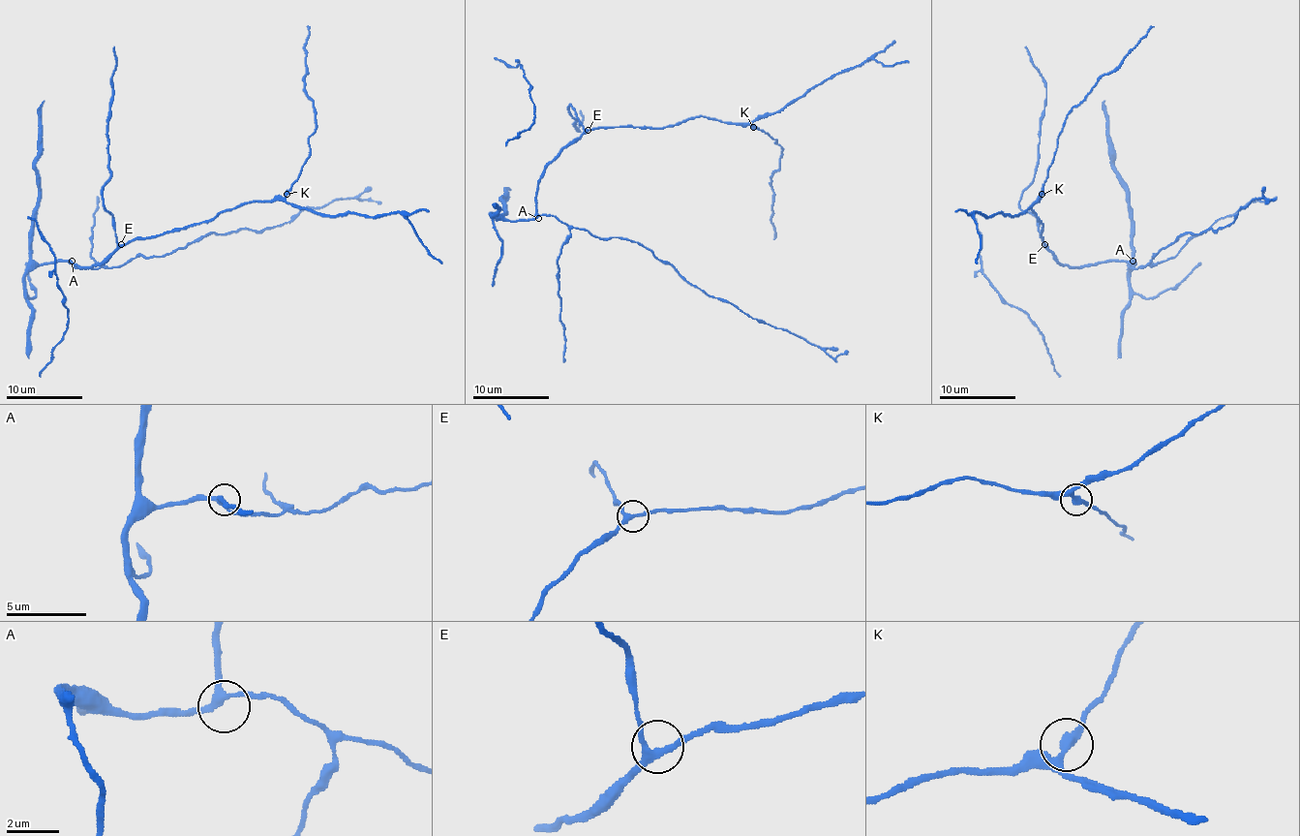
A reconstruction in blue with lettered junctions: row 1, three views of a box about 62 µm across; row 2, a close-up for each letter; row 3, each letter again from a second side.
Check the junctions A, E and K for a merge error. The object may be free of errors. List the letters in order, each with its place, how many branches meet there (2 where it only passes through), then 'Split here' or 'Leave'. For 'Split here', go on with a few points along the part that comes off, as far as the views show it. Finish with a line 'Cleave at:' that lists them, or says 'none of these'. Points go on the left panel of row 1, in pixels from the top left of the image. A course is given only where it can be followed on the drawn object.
A: Place: (72, 261). Branches: 3. Leave
E: Place: (121, 244). Branches: 3. Leave
K: Place: (287, 194). Branches: 3. Leave
Cleave at: none of these

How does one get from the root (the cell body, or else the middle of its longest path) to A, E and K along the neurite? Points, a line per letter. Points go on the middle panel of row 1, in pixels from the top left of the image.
A: (549, 165), (538, 184), (538, 218)
E: (549, 165), (564, 147), (588, 130)
K: (549, 165), (564, 147), (599, 126), (664, 128), (691, 116), (749, 122), (752, 126)

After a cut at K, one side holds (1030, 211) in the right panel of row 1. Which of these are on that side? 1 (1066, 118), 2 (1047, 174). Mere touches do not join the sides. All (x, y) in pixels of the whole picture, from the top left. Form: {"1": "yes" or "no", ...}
{"1": "no", "2": "no"}

